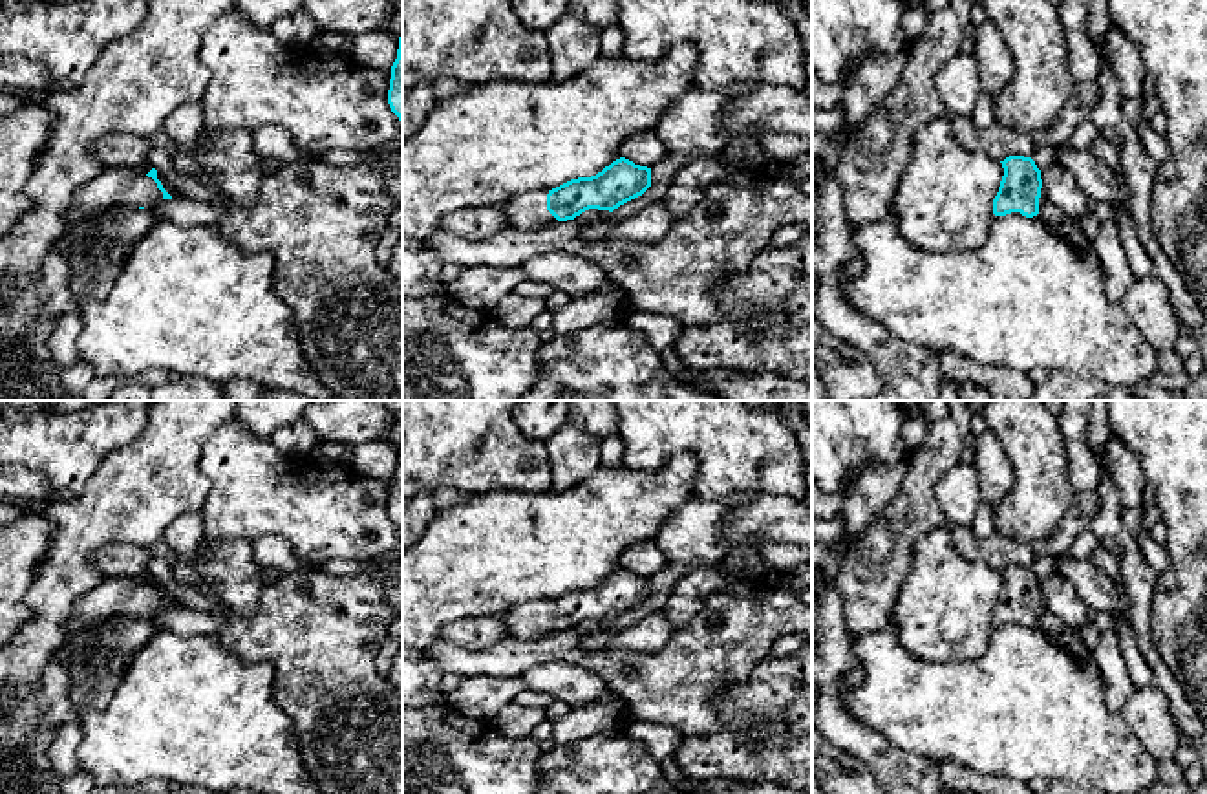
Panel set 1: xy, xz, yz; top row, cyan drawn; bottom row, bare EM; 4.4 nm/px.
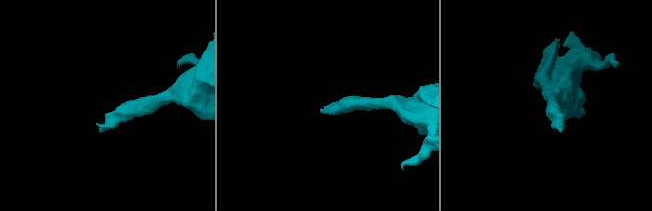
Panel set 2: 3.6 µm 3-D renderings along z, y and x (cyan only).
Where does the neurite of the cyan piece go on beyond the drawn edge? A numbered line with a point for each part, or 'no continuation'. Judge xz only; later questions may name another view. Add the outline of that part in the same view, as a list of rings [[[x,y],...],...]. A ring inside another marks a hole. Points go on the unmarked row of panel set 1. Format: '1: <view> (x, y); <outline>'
1: xz (527, 621); [[[529,600],[507,611],[507,637],[534,640],[556,633],[547,620],[549,600]]]

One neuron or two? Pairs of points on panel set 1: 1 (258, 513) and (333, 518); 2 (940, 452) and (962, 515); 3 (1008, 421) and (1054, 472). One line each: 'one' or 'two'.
1: one
2: two
3: one

